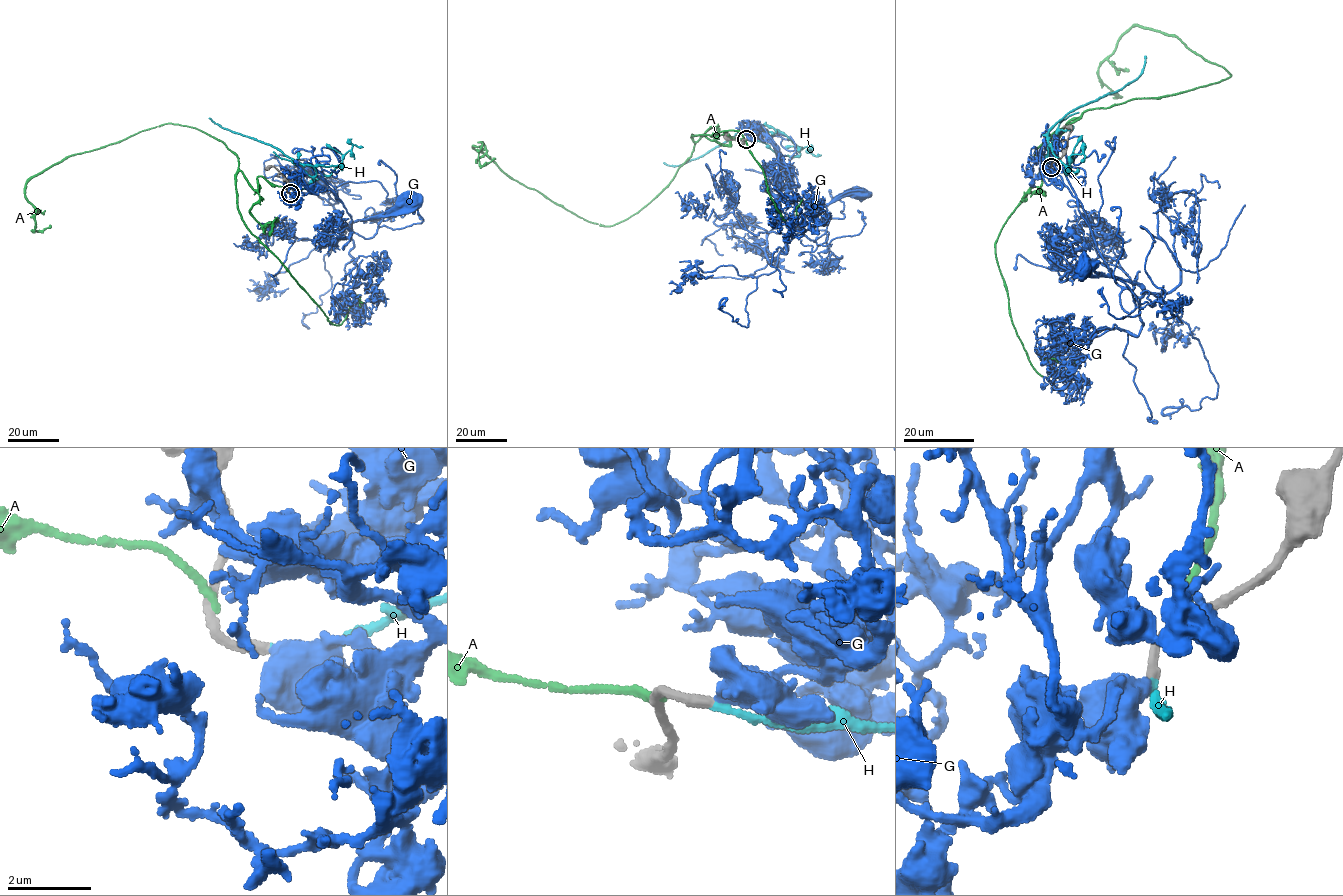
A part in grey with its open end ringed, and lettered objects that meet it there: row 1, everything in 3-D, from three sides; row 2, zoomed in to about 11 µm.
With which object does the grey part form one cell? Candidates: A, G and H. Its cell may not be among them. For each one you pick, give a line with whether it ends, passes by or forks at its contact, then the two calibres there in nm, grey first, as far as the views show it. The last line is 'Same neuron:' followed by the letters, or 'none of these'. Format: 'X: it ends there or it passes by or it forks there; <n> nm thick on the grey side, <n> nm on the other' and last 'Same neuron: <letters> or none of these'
H: it ends there; 280 nm thick on the grey side, 160 nm on the other
Same neuron: H

